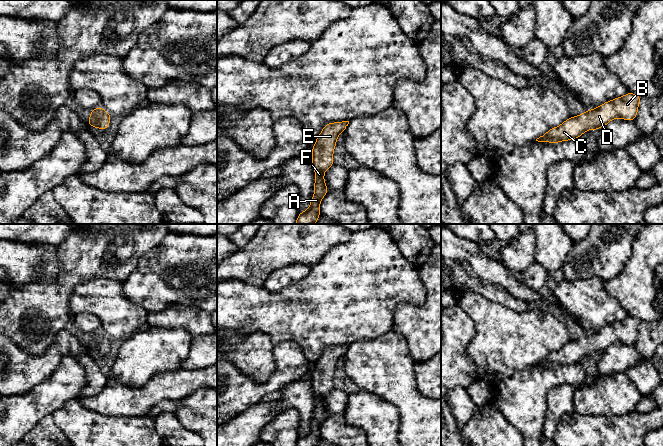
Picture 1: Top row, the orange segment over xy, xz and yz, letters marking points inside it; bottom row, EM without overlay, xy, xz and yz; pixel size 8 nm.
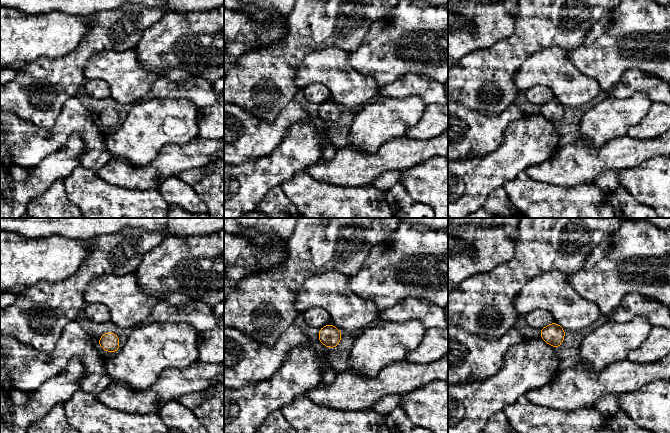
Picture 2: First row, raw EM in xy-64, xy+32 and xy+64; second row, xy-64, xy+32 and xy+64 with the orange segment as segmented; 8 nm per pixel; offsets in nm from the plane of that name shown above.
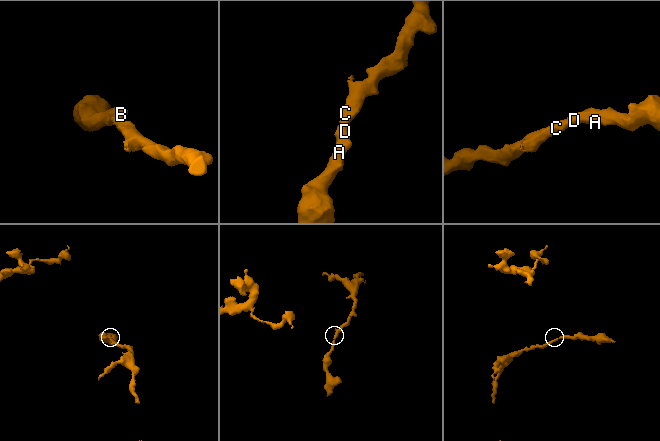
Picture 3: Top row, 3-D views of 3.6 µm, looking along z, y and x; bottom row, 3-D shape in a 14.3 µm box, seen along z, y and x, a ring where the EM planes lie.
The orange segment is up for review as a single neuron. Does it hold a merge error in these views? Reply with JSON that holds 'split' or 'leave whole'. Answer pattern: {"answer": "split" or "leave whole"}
{"answer": "leave whole"}

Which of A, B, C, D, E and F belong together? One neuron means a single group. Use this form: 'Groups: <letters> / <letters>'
Groups: A B C D E F

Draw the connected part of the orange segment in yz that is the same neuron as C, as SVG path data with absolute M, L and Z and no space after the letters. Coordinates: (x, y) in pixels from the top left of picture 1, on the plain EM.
M628 316L626 319L607 325L597 332L568 342L561 349L549 353L546 358L537 362L536 365L556 368L561 365L580 362L589 353L597 355L599 351L606 350L615 342L634 345L641 323L641 320Z

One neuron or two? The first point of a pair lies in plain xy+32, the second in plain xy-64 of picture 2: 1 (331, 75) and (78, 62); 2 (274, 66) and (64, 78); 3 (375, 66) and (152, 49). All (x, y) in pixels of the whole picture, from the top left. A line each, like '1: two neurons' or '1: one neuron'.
1: two neurons
2: one neuron
3: one neuron

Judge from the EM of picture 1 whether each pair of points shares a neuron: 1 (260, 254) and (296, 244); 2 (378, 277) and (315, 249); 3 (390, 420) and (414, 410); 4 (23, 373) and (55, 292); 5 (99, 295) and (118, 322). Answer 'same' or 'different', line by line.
1: same
2: different
3: different
4: different
5: same

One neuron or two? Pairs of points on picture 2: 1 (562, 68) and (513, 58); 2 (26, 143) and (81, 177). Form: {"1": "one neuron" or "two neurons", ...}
{"1": "two neurons", "2": "two neurons"}

